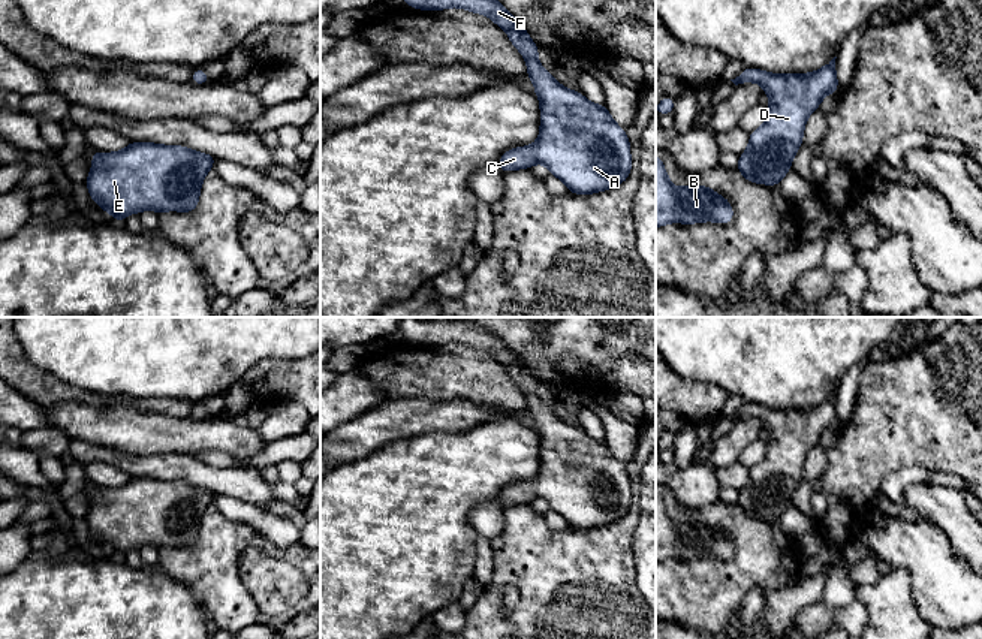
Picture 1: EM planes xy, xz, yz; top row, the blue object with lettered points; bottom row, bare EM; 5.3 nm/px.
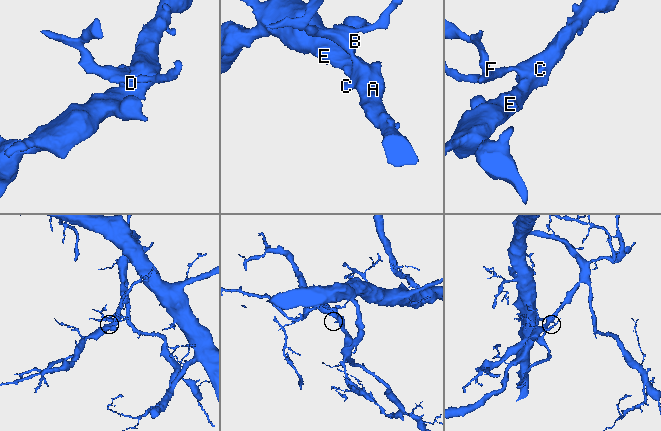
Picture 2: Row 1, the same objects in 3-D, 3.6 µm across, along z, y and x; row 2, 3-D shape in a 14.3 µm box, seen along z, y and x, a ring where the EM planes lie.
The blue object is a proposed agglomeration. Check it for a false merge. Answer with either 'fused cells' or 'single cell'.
single cell

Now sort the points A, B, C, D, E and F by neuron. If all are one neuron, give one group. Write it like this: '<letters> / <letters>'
A B C D E F

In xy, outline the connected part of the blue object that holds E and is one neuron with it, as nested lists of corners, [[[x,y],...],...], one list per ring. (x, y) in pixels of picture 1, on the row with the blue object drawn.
[[[130,142],[117,153],[91,151],[90,199],[121,223],[133,213],[192,213],[217,157],[180,145]]]

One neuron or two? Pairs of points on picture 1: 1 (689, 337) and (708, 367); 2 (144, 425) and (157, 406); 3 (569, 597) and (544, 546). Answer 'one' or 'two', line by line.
1: one
2: two
3: one

